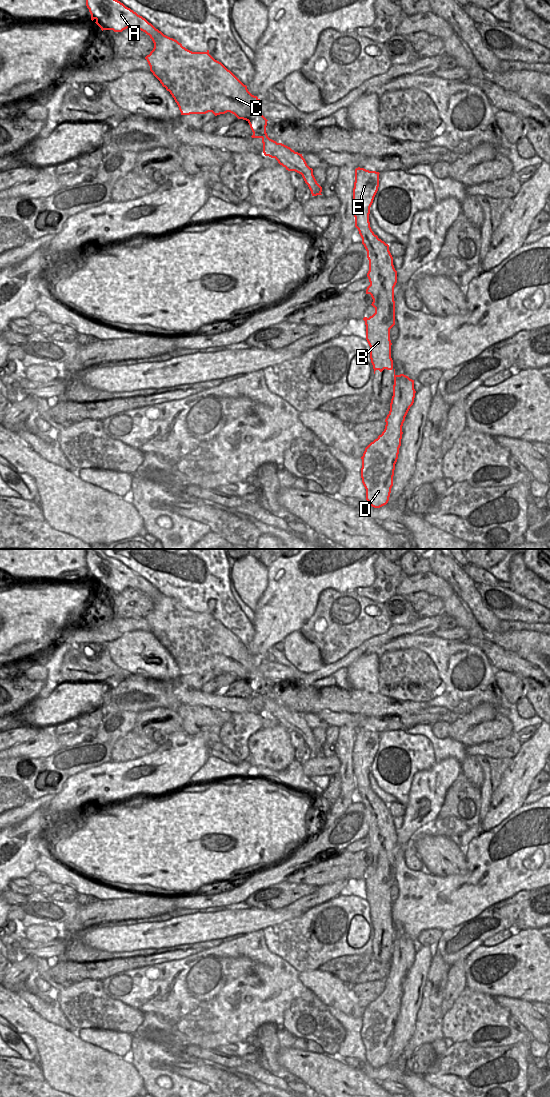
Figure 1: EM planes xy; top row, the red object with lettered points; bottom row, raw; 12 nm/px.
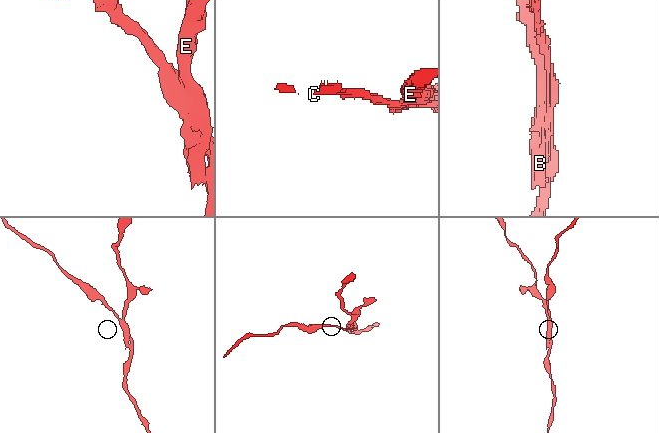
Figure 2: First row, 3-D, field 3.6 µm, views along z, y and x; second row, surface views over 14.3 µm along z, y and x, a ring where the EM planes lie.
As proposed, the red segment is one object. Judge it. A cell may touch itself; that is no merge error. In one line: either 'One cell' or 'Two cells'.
Two cells.

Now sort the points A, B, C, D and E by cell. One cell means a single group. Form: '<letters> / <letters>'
A C D / B E

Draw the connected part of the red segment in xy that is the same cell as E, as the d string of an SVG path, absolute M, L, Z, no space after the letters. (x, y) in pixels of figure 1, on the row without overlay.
M360 727L356 728L353 748L355 787L362 798L362 804L367 811L367 818L369 820L367 837L370 845L366 849L366 854L371 855L373 859L371 865L375 868L375 873L372 876L363 878L366 885L366 900L370 906L370 919L374 934L376 930L382 932L384 929L393 929L390 889L395 885L394 847L397 843L397 831L393 825L393 817L389 811L389 805L374 794L369 782L370 767L379 747L379 734L376 731L369 731Z

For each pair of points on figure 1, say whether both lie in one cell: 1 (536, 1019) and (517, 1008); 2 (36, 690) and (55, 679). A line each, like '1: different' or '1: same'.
1: same
2: different

